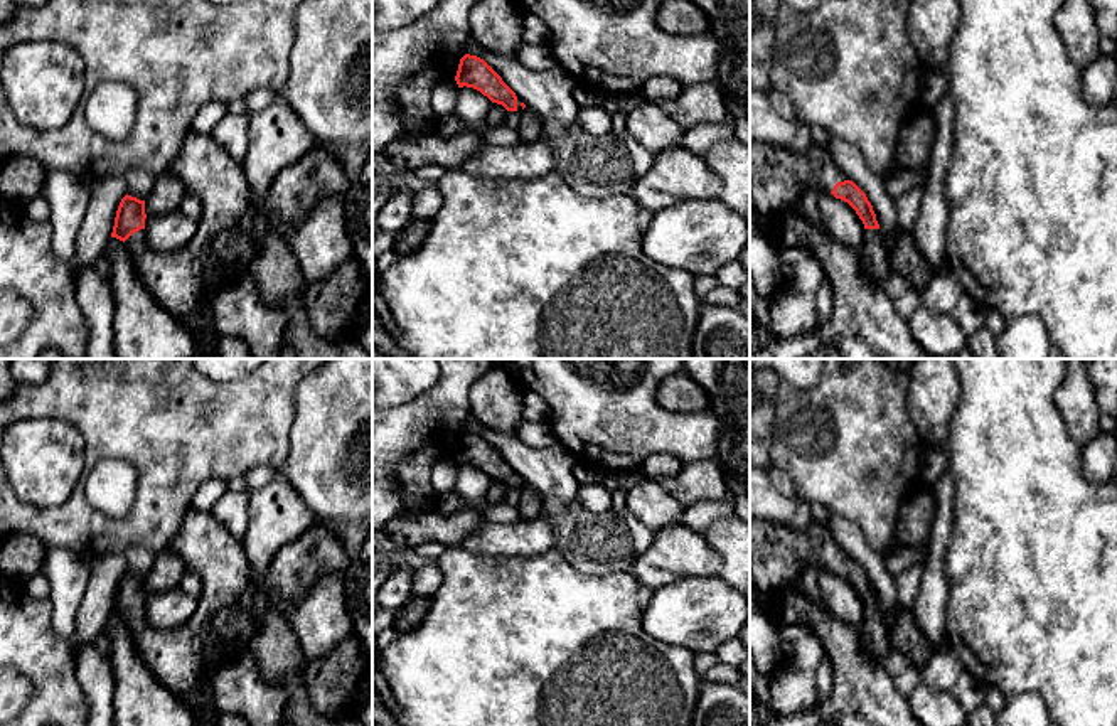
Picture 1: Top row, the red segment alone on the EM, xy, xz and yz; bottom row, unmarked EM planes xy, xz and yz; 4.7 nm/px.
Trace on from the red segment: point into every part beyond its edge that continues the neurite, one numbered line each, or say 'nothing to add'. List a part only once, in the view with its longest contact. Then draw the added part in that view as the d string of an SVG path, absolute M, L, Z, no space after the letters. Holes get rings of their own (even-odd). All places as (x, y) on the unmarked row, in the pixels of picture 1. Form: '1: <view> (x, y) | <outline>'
1: xy (208, 549) | M189 507L167 549L184 559L185 573L199 576L202 593L192 620L179 628L153 628L147 622L145 606L125 618L147 667L192 709L195 726L207 726L212 711L241 716L249 726L281 726L286 691L263 679L248 649L222 659L211 674L202 662L202 640L212 617L224 606L238 605L251 586L244 546L211 512ZM207 674L212 704L199 692Z
2: yz (779, 553) | M750 520L750 583L762 593L800 585L805 566L831 571L844 558L822 522L795 531L790 524Z

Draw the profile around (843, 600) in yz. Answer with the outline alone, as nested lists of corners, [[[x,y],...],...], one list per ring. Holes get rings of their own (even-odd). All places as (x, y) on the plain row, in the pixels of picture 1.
[[[817,569],[819,591],[836,618],[858,630],[864,625],[864,601],[856,588],[829,569]]]

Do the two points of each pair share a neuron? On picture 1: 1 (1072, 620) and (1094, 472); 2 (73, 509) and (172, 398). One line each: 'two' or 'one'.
1: two
2: one

